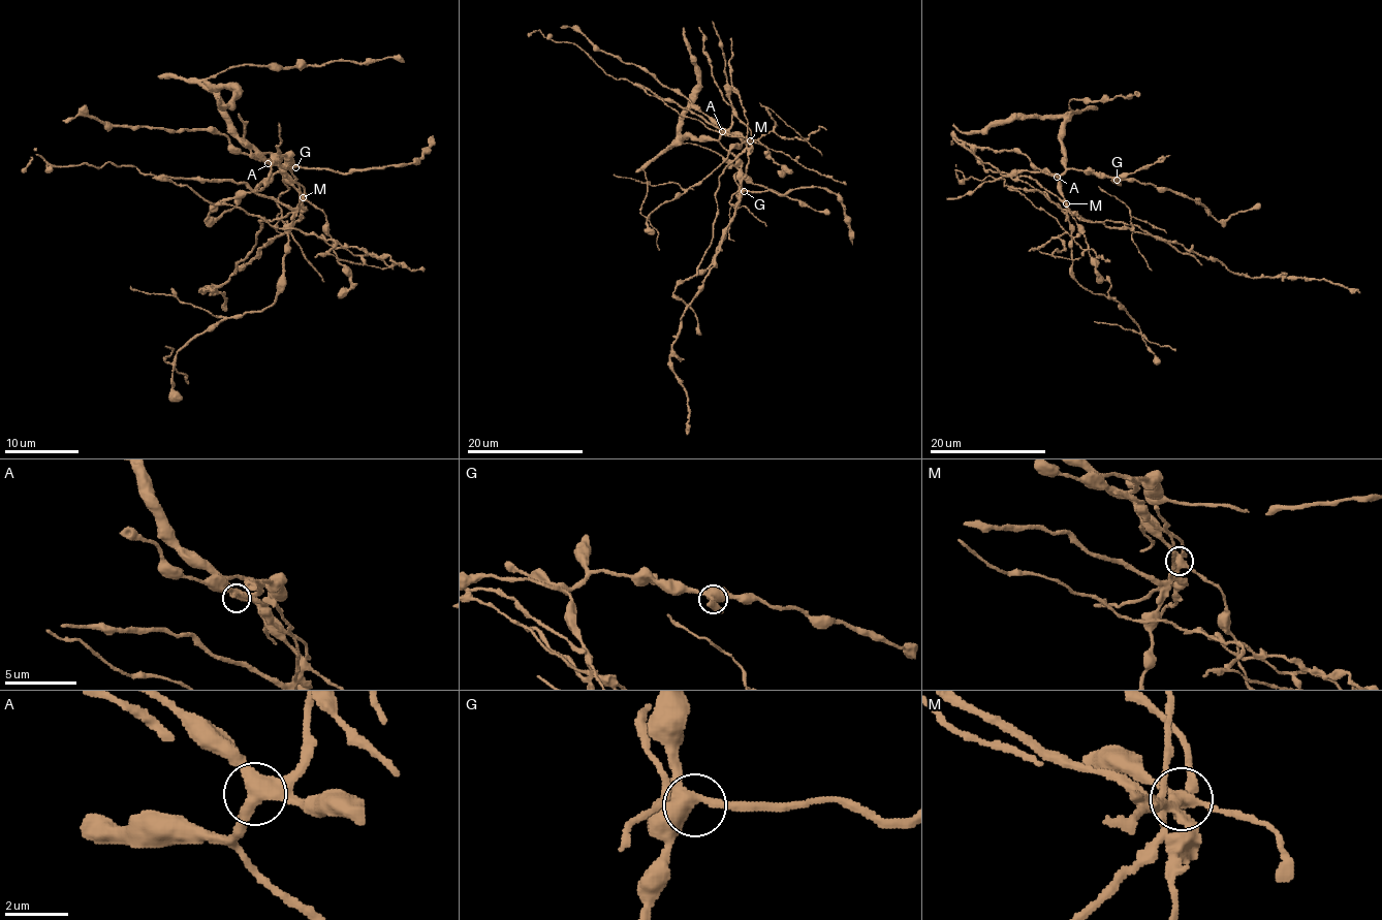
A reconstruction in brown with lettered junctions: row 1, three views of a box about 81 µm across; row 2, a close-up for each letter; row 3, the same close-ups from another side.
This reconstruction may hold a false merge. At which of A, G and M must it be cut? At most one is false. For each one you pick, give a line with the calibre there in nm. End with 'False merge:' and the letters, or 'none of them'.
M: Thickness 380 nm
False merge: M

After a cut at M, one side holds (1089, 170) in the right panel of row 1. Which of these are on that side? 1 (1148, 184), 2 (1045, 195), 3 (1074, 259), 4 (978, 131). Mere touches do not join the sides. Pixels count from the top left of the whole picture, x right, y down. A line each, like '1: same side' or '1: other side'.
1: same side
2: other side
3: other side
4: same side

